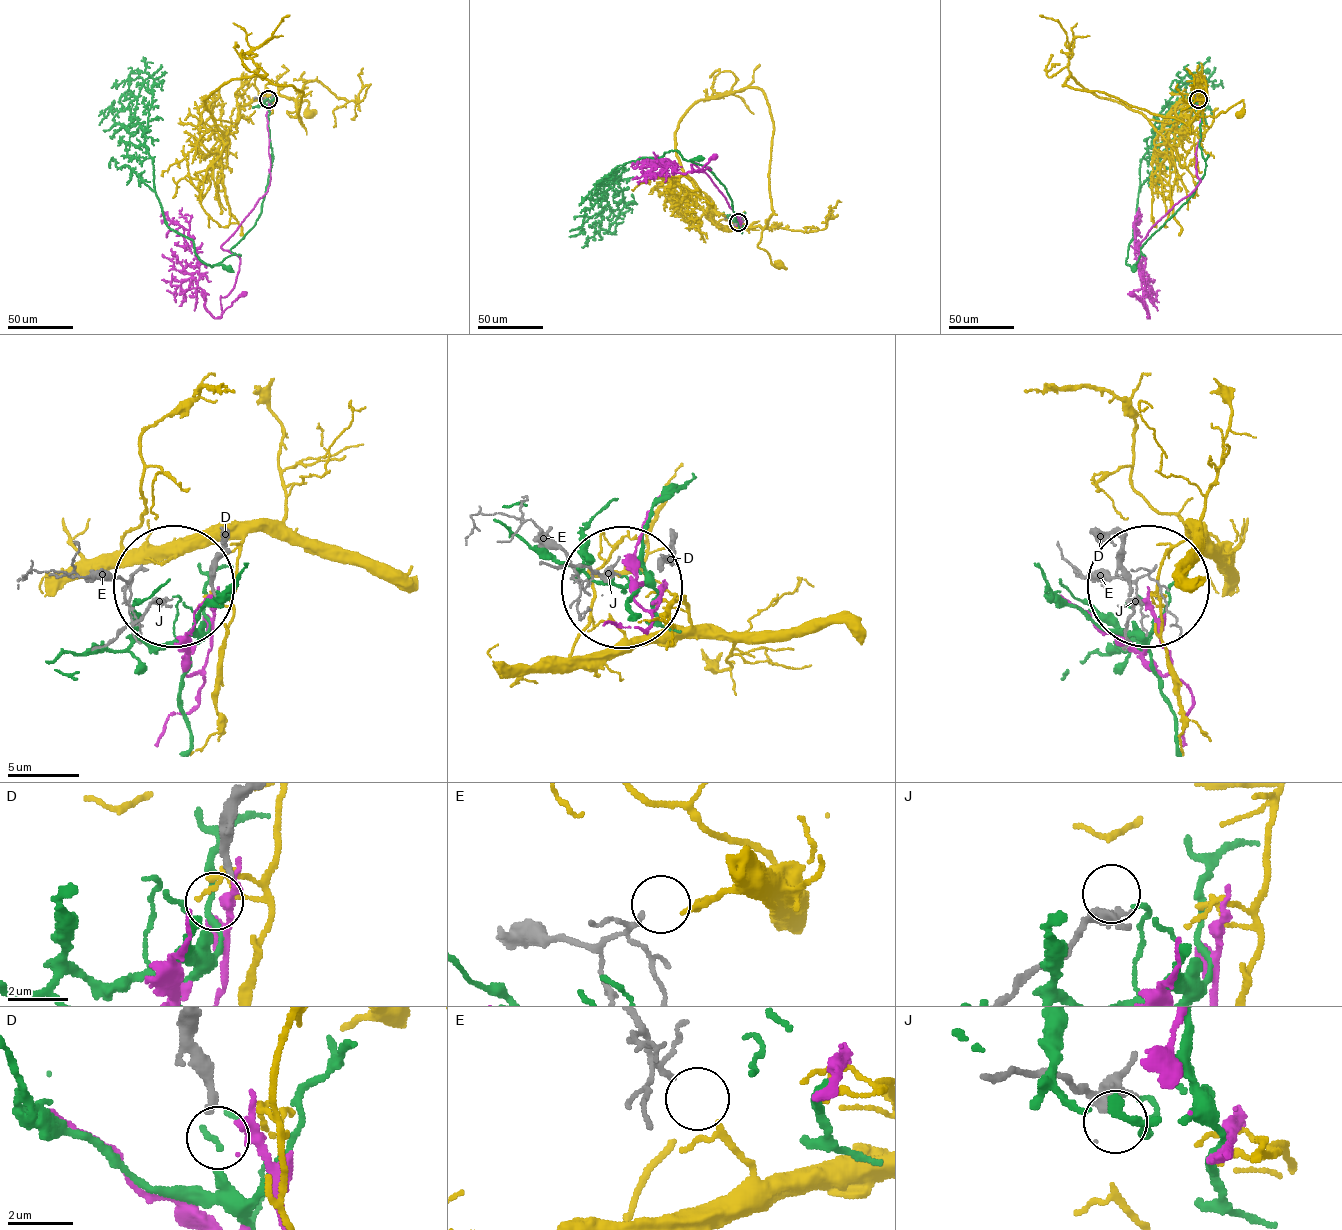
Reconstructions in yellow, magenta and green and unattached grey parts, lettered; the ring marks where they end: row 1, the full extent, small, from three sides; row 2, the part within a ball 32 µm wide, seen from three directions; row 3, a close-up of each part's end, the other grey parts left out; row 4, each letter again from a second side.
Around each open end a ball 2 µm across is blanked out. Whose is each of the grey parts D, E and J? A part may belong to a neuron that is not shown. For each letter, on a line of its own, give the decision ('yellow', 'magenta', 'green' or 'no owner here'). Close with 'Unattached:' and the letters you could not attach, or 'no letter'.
D: green
E: yellow
J: no owner here
Unattached: J

